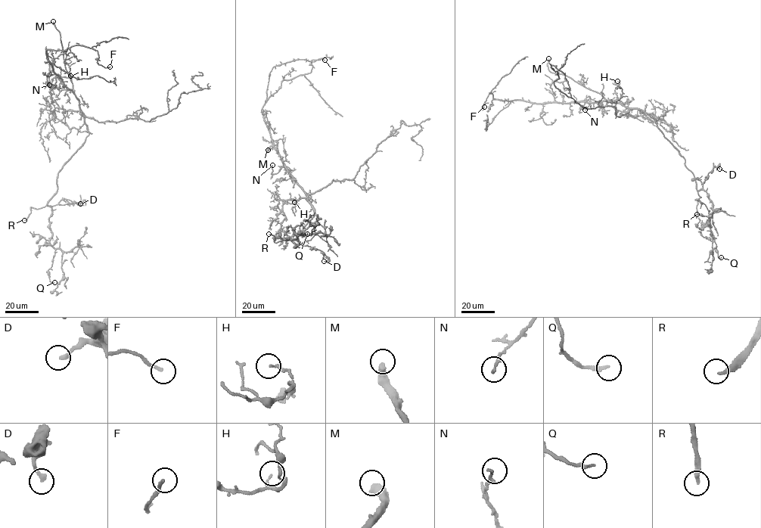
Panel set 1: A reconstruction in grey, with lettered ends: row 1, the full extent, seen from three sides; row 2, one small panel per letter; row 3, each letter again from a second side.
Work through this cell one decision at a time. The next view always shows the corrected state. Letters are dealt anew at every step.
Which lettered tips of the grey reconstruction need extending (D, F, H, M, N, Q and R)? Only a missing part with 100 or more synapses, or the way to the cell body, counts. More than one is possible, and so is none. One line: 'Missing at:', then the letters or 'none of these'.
Missing at: M, R

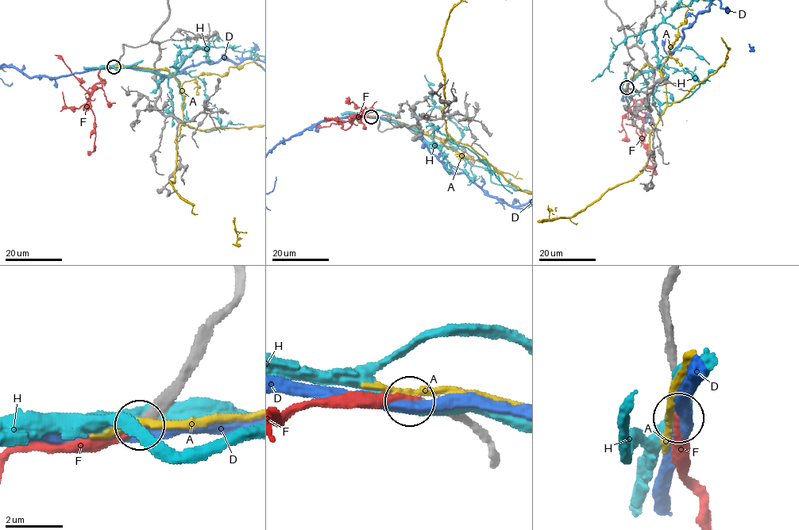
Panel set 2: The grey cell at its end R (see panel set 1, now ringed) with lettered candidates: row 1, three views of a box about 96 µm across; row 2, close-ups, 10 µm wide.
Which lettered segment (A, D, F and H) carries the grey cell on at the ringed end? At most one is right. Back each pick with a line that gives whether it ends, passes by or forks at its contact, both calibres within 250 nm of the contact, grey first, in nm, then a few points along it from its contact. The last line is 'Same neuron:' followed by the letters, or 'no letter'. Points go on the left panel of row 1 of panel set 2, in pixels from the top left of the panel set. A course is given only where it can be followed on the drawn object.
F: it ends there; 300 nm thick on the grey side, 240 nm on the other; it runs (113, 66), (100, 71), (100, 81), (95, 84), (90, 96), (95, 138), (94, 148), (87, 155)
Same neuron: F

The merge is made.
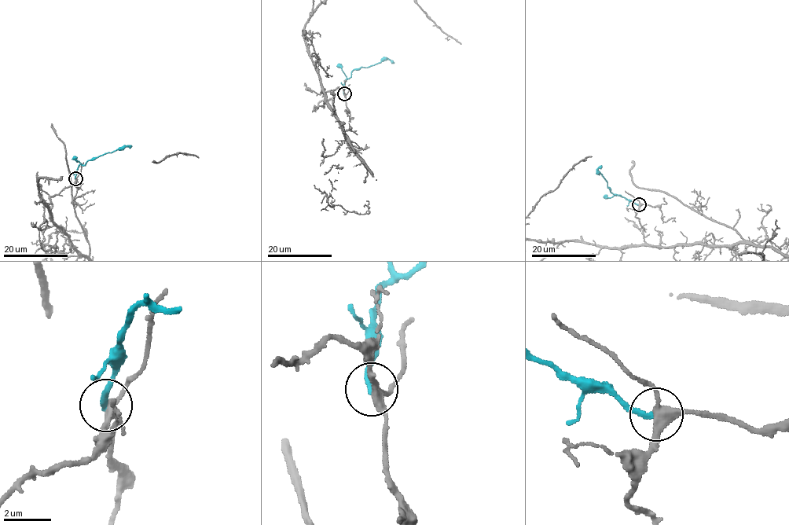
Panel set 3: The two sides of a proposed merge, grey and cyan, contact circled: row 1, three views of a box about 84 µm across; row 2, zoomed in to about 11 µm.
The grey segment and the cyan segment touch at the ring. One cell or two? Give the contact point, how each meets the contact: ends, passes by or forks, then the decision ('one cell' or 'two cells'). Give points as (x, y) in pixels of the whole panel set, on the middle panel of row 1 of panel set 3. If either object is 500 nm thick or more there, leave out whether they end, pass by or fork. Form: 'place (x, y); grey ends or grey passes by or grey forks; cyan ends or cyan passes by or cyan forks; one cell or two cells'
place (344, 93); grey forks; cyan ends; two cells

